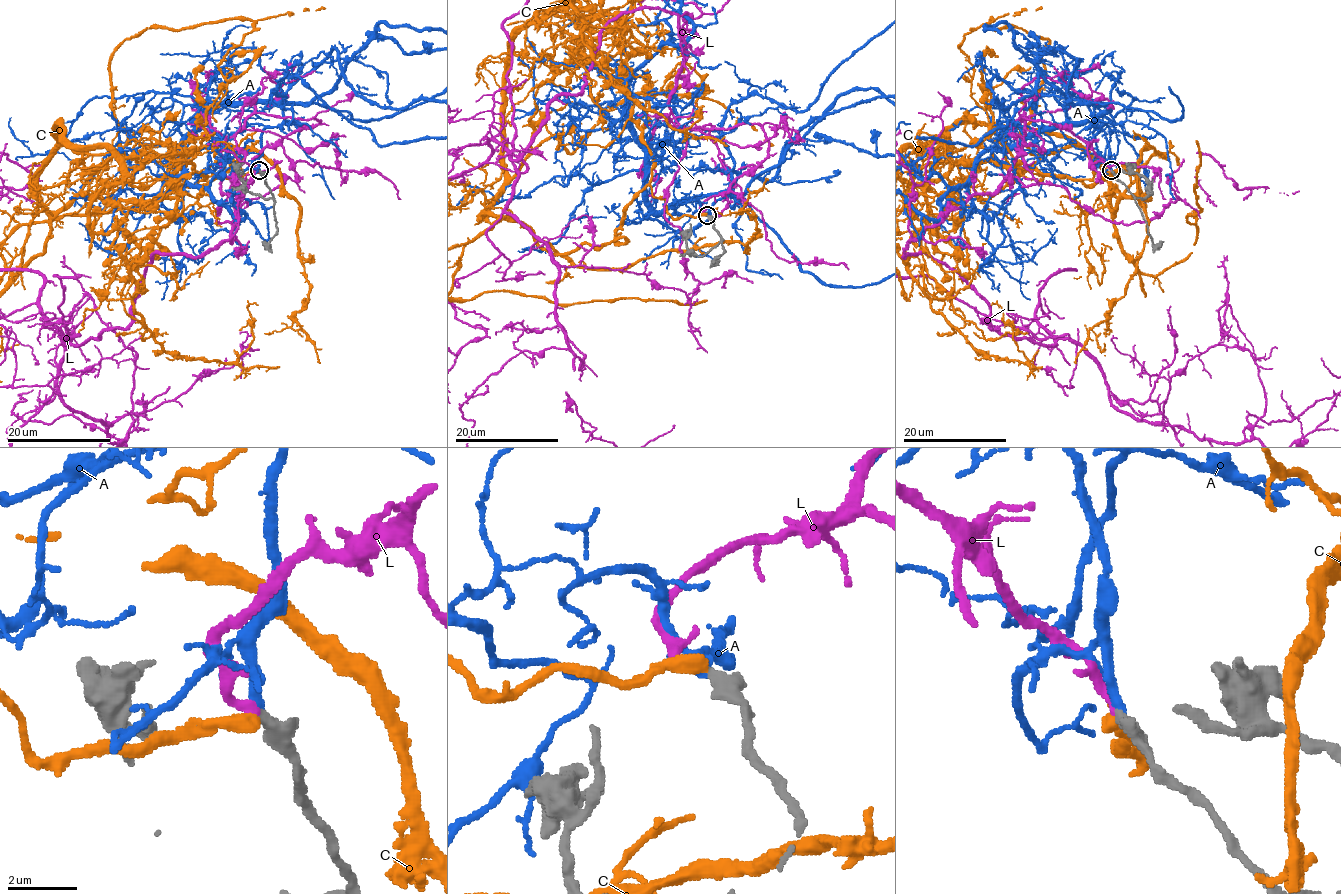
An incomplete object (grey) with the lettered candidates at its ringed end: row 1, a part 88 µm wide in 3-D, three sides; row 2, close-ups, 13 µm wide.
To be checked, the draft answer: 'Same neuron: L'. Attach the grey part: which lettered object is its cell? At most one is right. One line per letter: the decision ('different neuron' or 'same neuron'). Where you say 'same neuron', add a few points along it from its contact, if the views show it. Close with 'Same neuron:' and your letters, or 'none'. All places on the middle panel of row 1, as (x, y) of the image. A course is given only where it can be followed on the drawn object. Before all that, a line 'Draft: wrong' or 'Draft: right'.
Draft: right
A: different neuron
C: different neuron
L: same neuron; course (707, 215), (768, 137), (669, 124), (661, 9), (603, 30), (512, 159), (503, 23)
Same neuron: L

